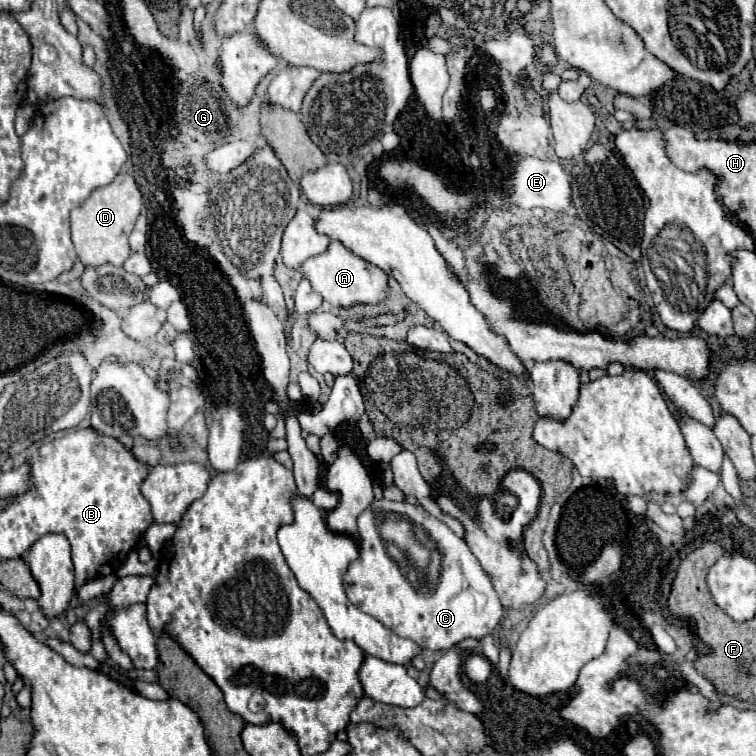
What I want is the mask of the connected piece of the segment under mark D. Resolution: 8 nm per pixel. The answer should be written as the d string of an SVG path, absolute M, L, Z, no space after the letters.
M117 175L109 185L97 187L79 207L71 211L71 239L77 257L83 265L99 267L101 263L113 263L121 267L131 255L127 237L141 213L143 197L131 175Z

